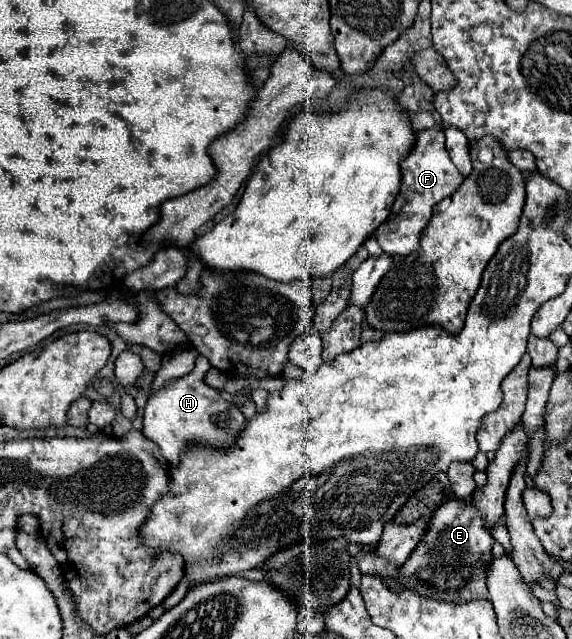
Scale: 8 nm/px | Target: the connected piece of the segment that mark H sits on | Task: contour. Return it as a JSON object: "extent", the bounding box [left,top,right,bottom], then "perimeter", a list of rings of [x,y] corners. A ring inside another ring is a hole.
{"extent":[143,357,245,465],"perimeter":[[[197,357],[195,368],[181,379],[169,381],[163,389],[149,397],[143,415],[143,433],[155,441],[171,465],[179,463],[179,453],[189,441],[205,441],[215,447],[229,447],[235,443],[237,433],[245,427],[245,417],[235,403],[221,397],[221,393],[205,383],[205,373],[211,363]]]}

